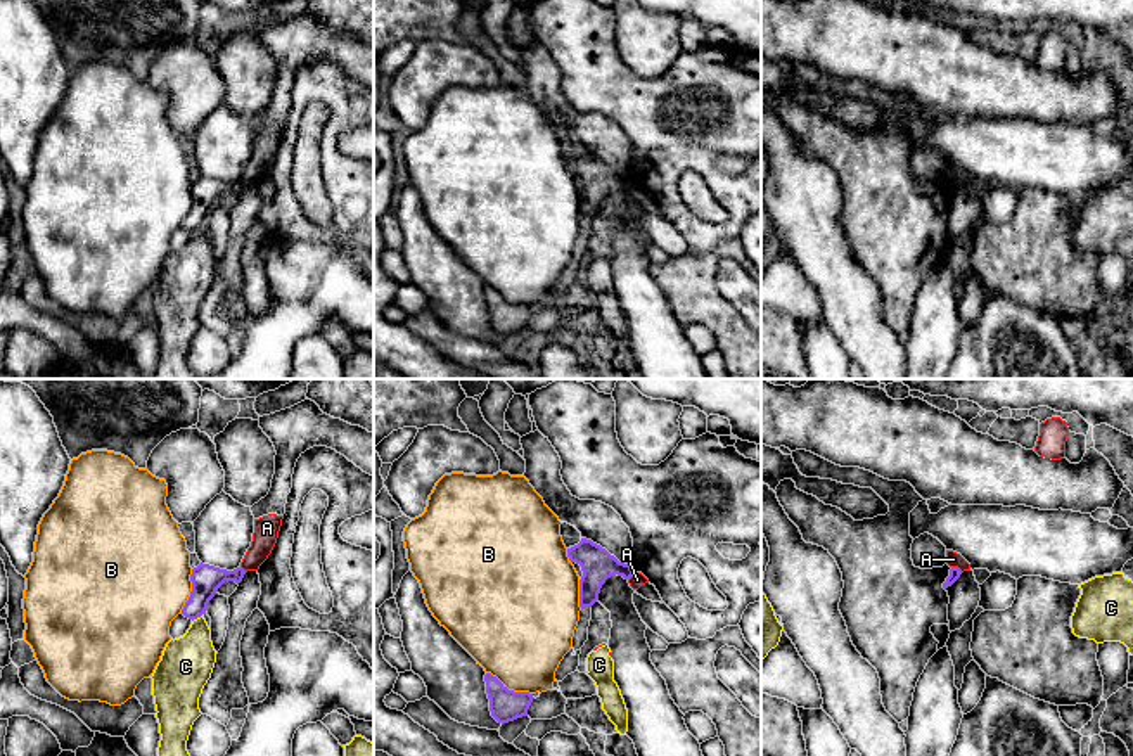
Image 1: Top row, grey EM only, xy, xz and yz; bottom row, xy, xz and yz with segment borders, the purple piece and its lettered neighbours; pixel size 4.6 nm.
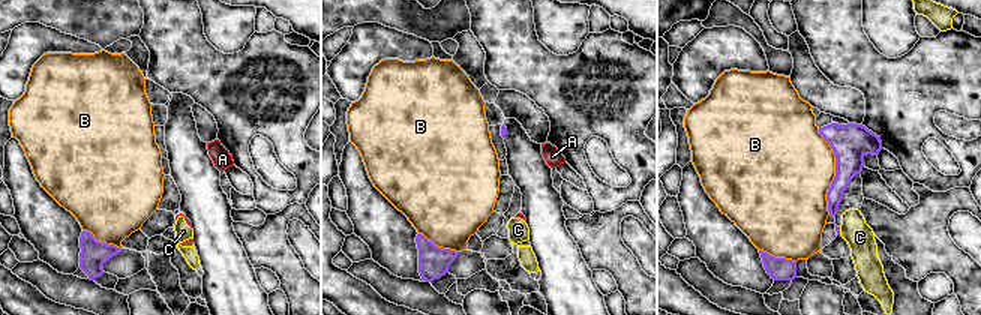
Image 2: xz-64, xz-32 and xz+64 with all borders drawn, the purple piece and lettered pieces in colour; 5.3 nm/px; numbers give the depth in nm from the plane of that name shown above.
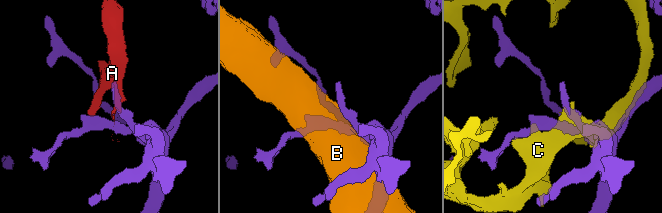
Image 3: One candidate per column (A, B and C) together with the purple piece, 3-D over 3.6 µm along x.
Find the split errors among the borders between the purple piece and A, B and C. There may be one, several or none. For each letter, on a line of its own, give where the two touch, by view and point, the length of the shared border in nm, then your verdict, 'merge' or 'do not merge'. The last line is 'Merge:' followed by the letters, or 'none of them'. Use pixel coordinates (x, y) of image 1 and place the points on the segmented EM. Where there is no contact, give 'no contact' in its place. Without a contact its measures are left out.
A: meets purple in yz at (957, 568); contact 60 nm long; do not merge
B: meets purple in xz at (507, 689); contact 240 nm long; do not merge
C: meets purple in xy at (198, 616); contact 70 nm long; do not merge
Merge: none of them

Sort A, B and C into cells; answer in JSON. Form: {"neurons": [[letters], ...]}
{"neurons": [["A", "C"], ["B"]]}

